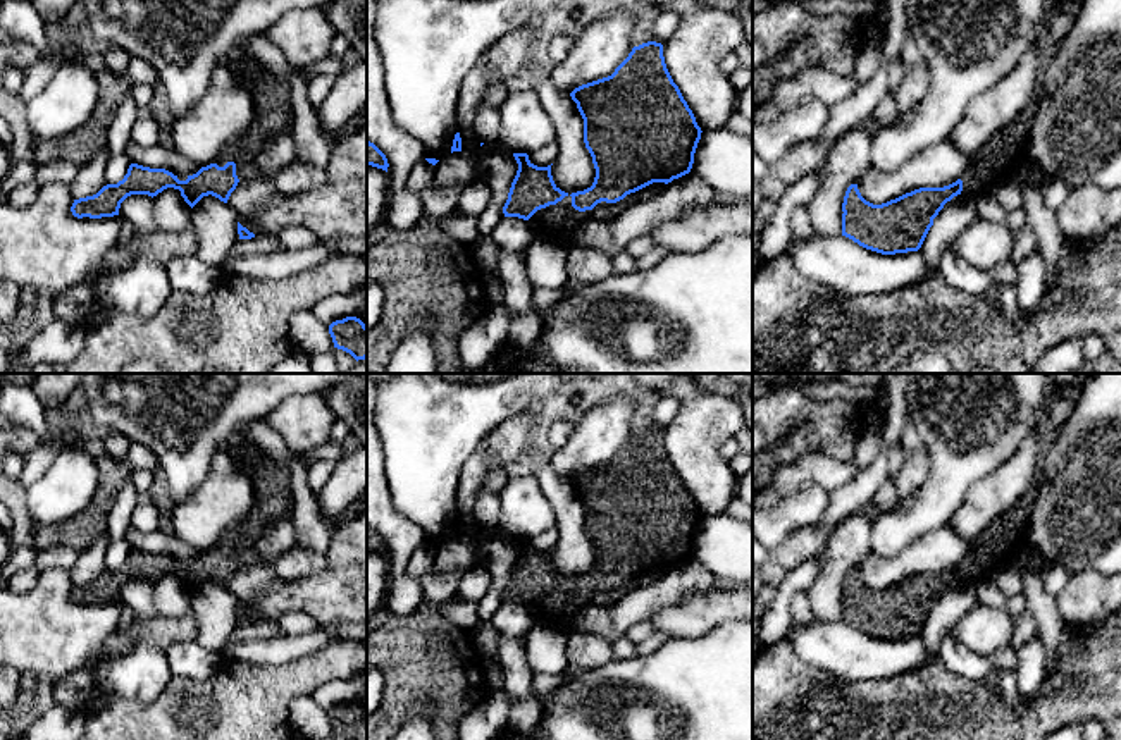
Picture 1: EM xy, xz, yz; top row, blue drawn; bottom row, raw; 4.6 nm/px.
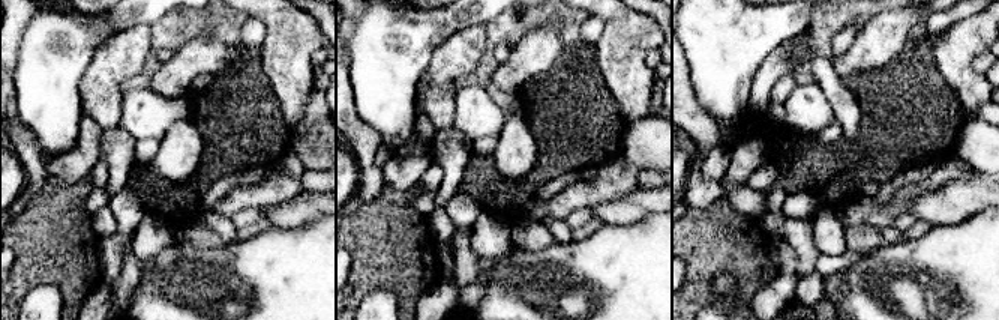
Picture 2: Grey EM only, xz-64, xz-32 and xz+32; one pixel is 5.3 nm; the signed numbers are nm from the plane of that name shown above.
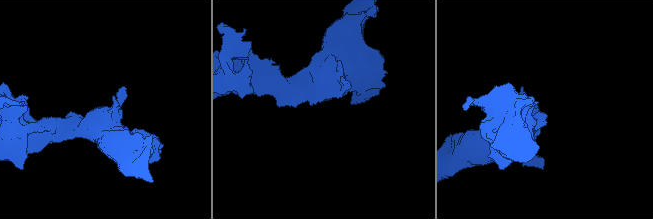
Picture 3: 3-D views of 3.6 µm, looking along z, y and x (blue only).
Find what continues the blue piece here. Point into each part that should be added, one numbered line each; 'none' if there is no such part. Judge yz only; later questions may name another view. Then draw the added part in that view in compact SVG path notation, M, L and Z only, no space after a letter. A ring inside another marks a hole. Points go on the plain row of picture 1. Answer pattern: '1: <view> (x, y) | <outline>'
1: yz (1001, 544) | M1037 463L1035 484L968 547L968 554L959 563L963 566L961 580L990 578L995 570L1013 566L1026 551L1042 472L1044 465Z

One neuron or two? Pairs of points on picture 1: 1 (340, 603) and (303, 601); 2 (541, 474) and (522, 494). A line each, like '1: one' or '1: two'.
1: one
2: two

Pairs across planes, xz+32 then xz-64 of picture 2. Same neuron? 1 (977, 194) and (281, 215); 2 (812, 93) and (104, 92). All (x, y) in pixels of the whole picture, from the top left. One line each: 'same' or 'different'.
1: same
2: different

